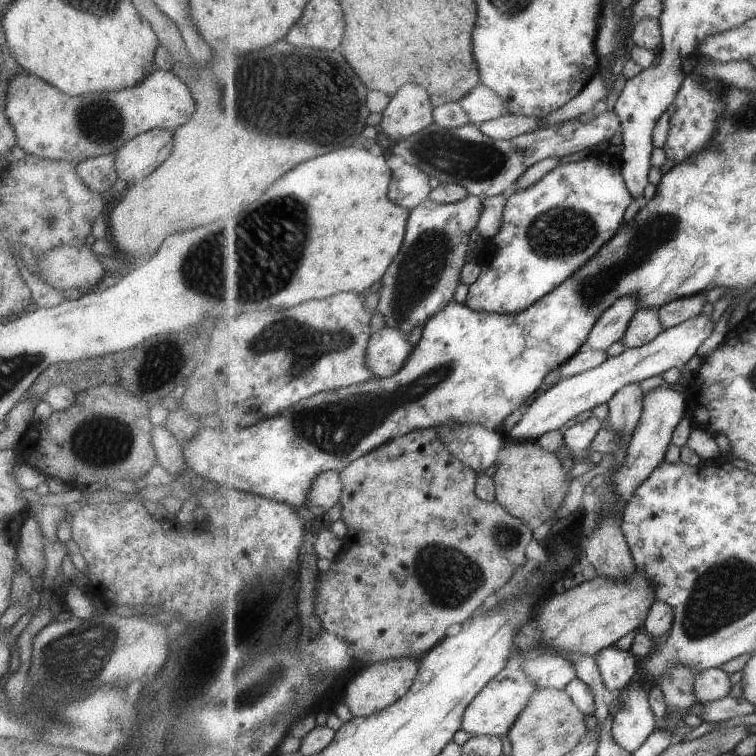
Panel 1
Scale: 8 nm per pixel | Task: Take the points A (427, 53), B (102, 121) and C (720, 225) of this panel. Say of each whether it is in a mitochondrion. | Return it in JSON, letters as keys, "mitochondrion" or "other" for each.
{"A":"other","B":"mitochondrion","C":"other"}

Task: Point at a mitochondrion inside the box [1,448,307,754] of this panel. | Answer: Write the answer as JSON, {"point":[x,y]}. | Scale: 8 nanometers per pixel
{"point":[72,662]}

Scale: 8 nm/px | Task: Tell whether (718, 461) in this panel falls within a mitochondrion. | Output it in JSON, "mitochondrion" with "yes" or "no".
{"mitochondrion":"no"}

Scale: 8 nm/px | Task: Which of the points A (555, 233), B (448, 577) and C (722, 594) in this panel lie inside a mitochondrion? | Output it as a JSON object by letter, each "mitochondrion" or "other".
{"A":"mitochondrion","B":"mitochondrion","C":"mitochondrion"}

